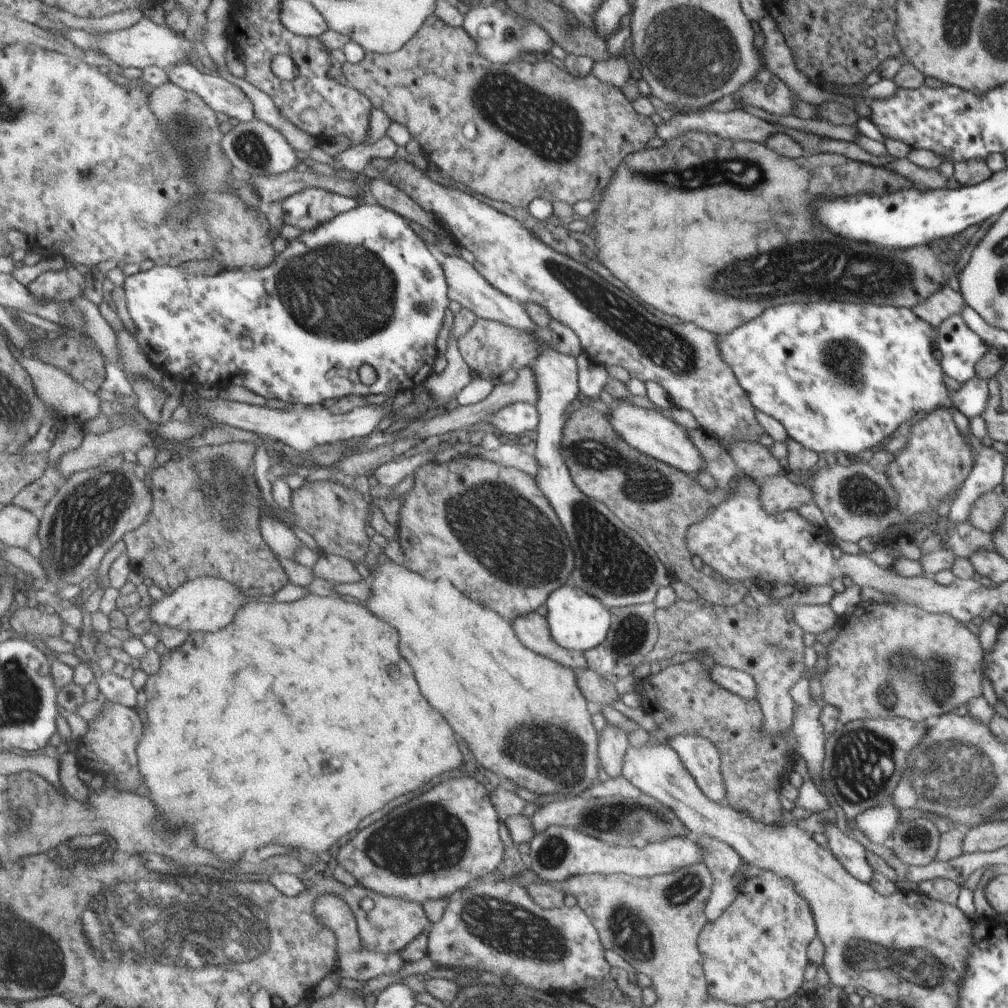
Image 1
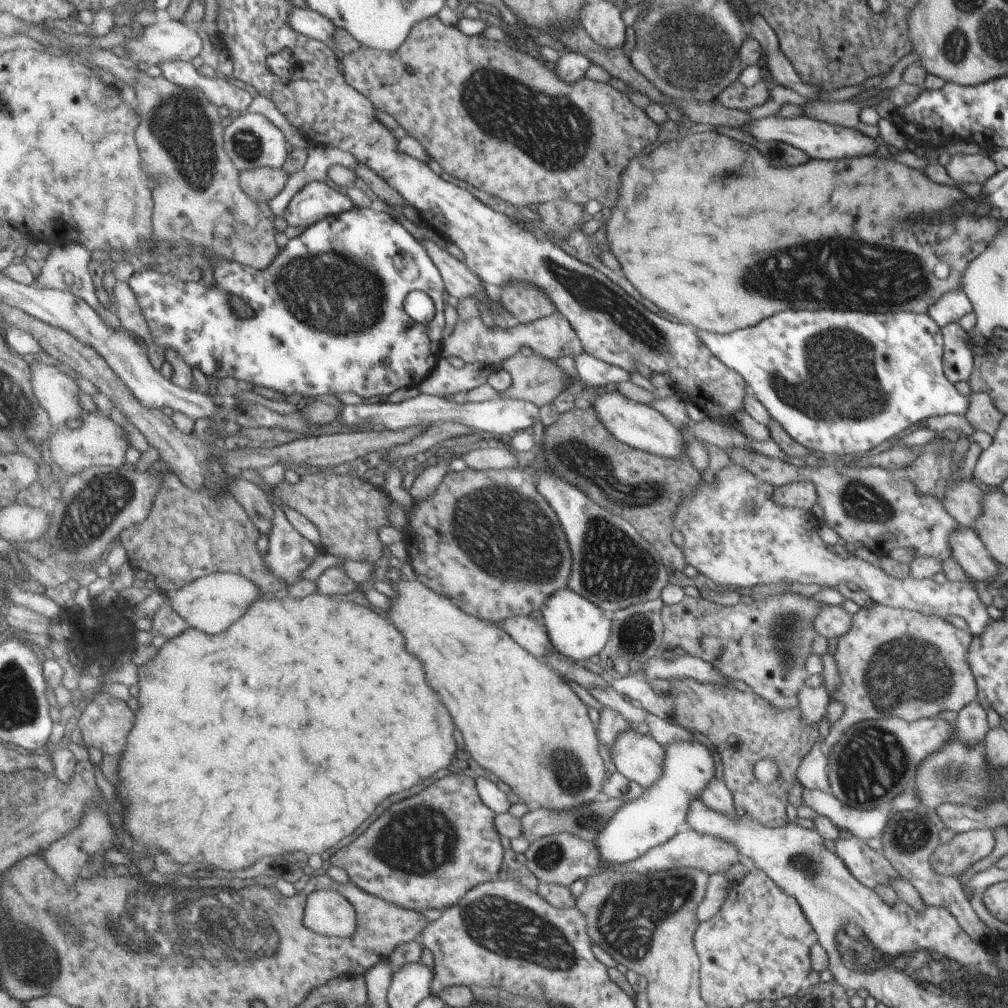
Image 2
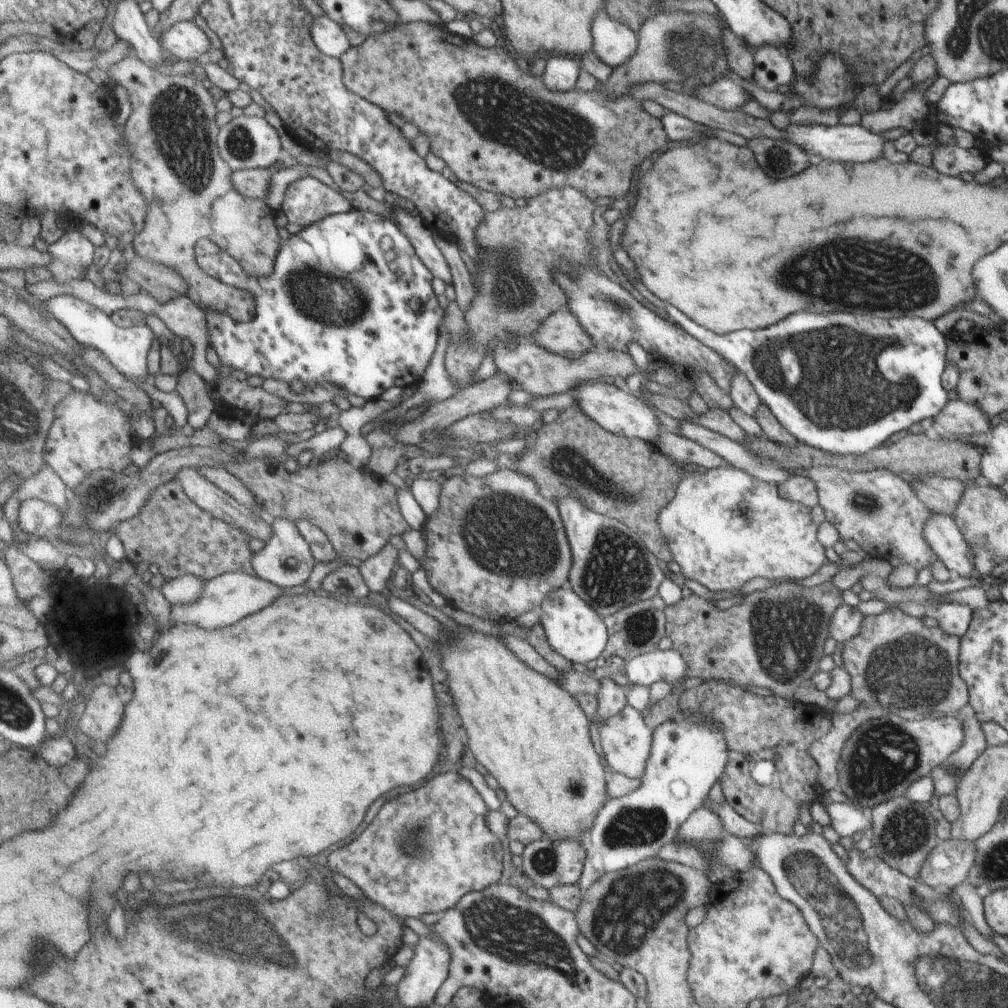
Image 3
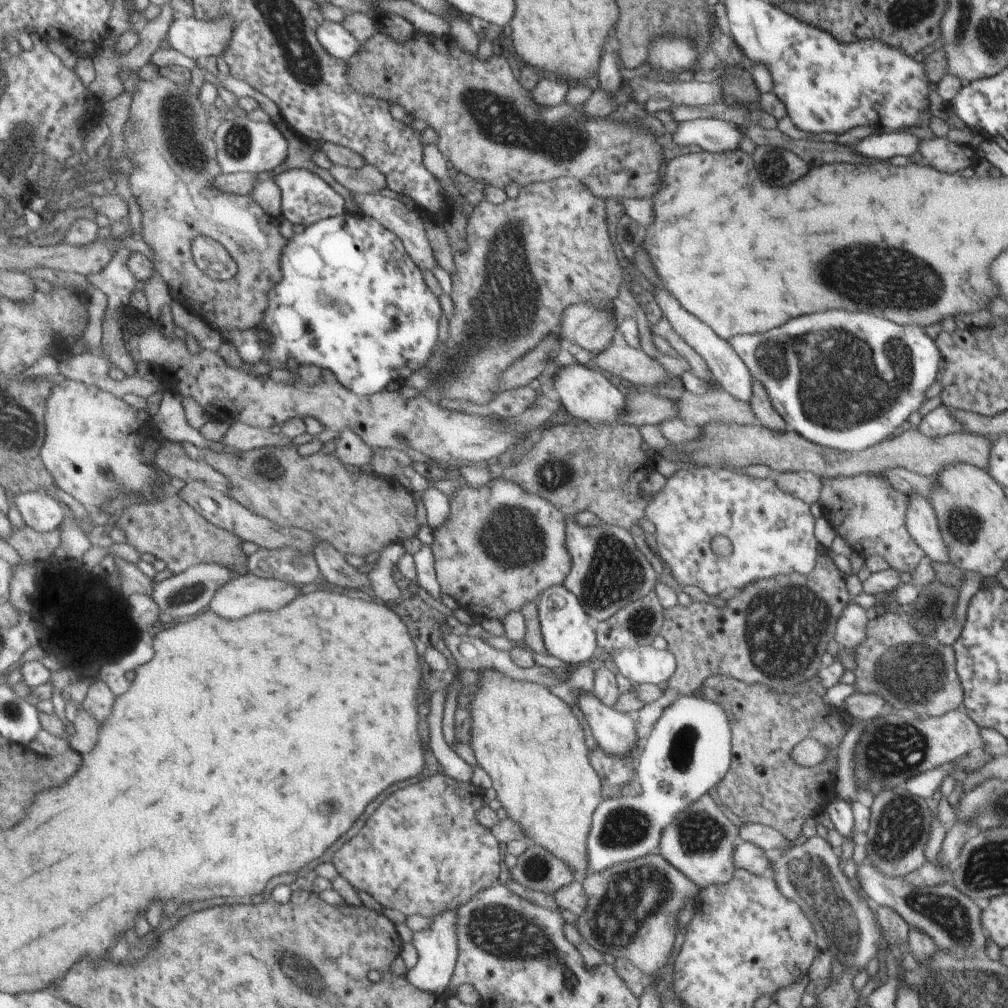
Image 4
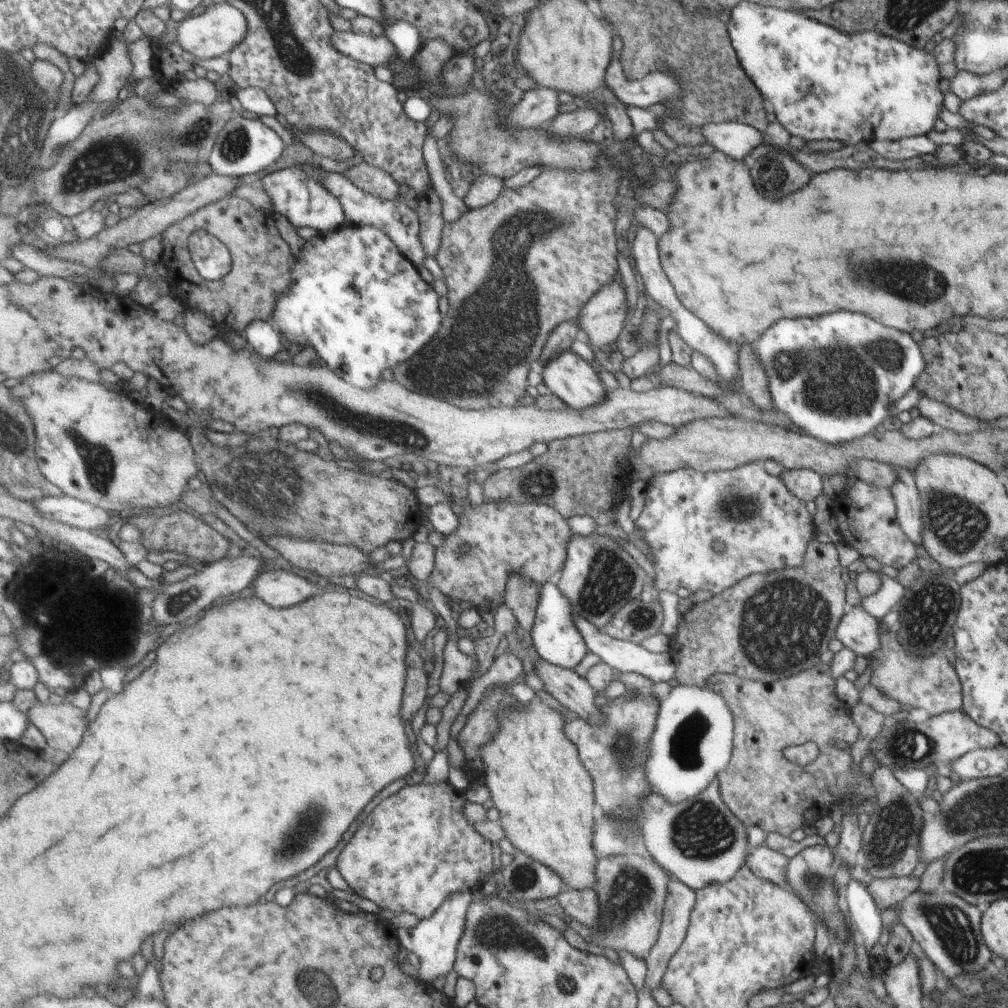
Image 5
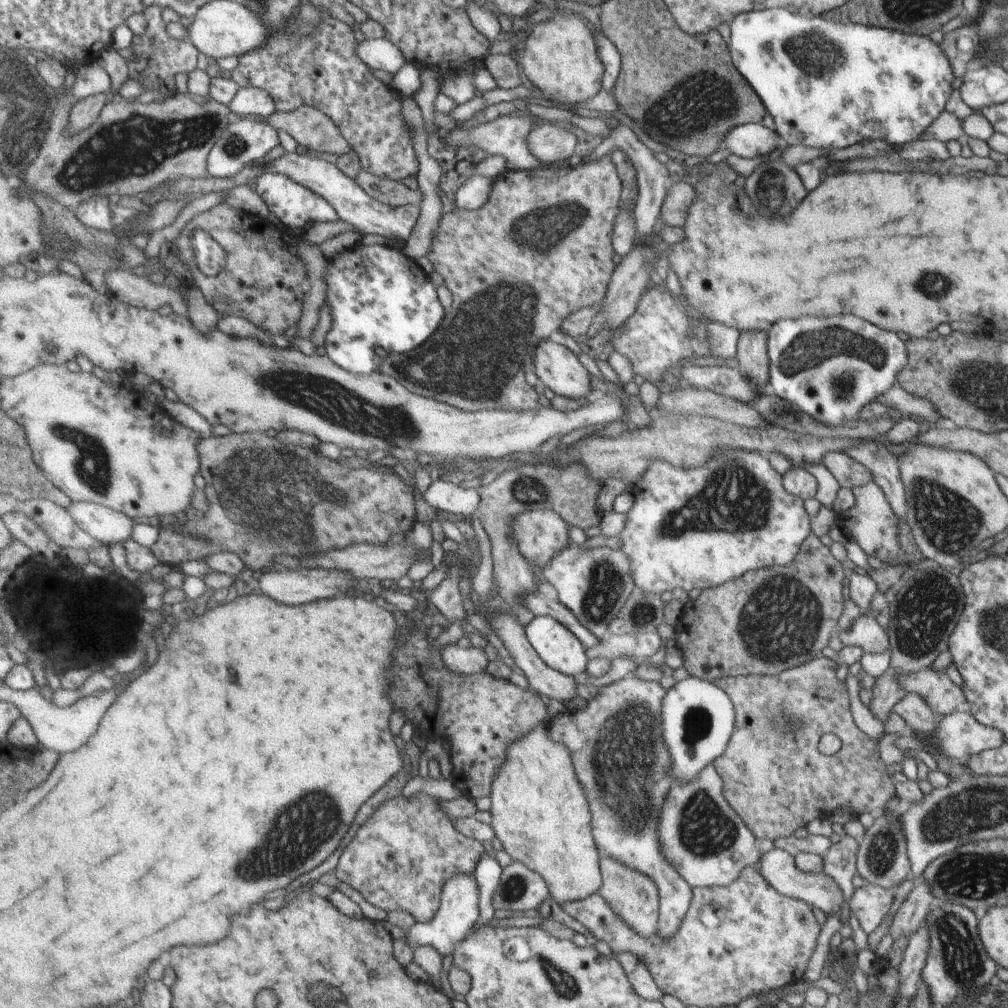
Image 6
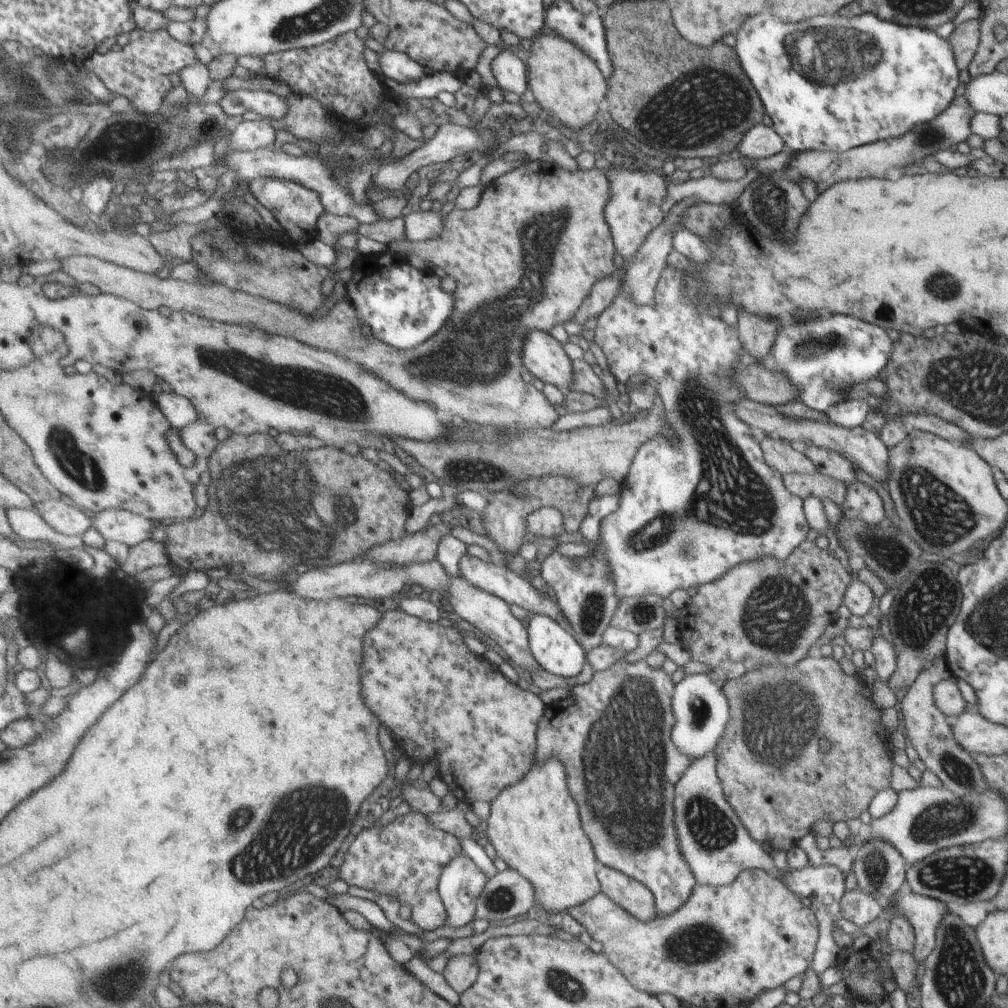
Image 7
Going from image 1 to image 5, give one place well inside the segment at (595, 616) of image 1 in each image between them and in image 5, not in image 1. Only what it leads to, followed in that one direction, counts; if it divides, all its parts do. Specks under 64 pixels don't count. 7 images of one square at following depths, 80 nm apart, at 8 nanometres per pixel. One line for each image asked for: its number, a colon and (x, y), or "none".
2: (576, 628)
3: (573, 629)
4: (568, 634)
5: (556, 640)

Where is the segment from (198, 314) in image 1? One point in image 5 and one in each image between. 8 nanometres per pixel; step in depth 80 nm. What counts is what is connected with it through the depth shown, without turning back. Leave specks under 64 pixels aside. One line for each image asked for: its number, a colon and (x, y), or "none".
2: (350, 275)
3: (358, 269)
4: (351, 301)
5: (361, 302)

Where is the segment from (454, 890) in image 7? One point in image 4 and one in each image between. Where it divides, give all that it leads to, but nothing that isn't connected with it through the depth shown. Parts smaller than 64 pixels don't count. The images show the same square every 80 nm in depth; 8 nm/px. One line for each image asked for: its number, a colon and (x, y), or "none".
4: (437, 946)
5: (435, 940)
6: (459, 912)

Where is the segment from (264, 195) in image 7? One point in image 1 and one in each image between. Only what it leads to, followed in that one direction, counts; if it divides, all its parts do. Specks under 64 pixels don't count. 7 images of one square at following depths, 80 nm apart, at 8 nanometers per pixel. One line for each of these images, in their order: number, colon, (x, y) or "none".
1: (306, 210)
2: (313, 202)
3: (307, 200)
4: (306, 199)
5: (304, 201)
6: (296, 206)

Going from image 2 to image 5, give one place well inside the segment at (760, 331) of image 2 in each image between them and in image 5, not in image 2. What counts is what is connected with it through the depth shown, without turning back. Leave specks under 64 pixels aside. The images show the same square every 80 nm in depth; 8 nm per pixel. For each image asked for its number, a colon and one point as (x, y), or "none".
3: (843, 383)
4: (845, 380)
5: (833, 376)

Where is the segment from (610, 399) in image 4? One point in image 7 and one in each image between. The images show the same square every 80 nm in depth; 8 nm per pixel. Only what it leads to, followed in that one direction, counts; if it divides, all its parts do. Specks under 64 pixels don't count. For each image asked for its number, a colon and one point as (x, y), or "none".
5: (574, 381)
6: (555, 366)
7: (541, 355)

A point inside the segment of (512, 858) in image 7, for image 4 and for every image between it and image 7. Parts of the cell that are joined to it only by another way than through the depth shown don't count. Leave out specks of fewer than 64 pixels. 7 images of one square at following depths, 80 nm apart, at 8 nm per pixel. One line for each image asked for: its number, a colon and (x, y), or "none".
4: (533, 746)
5: (545, 799)
6: (541, 815)

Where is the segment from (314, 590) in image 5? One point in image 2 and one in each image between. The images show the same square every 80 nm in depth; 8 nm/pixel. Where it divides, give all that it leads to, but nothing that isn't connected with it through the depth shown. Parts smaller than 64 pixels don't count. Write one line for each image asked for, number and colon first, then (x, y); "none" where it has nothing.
2: (212, 603)
3: (227, 599)
4: (243, 595)

